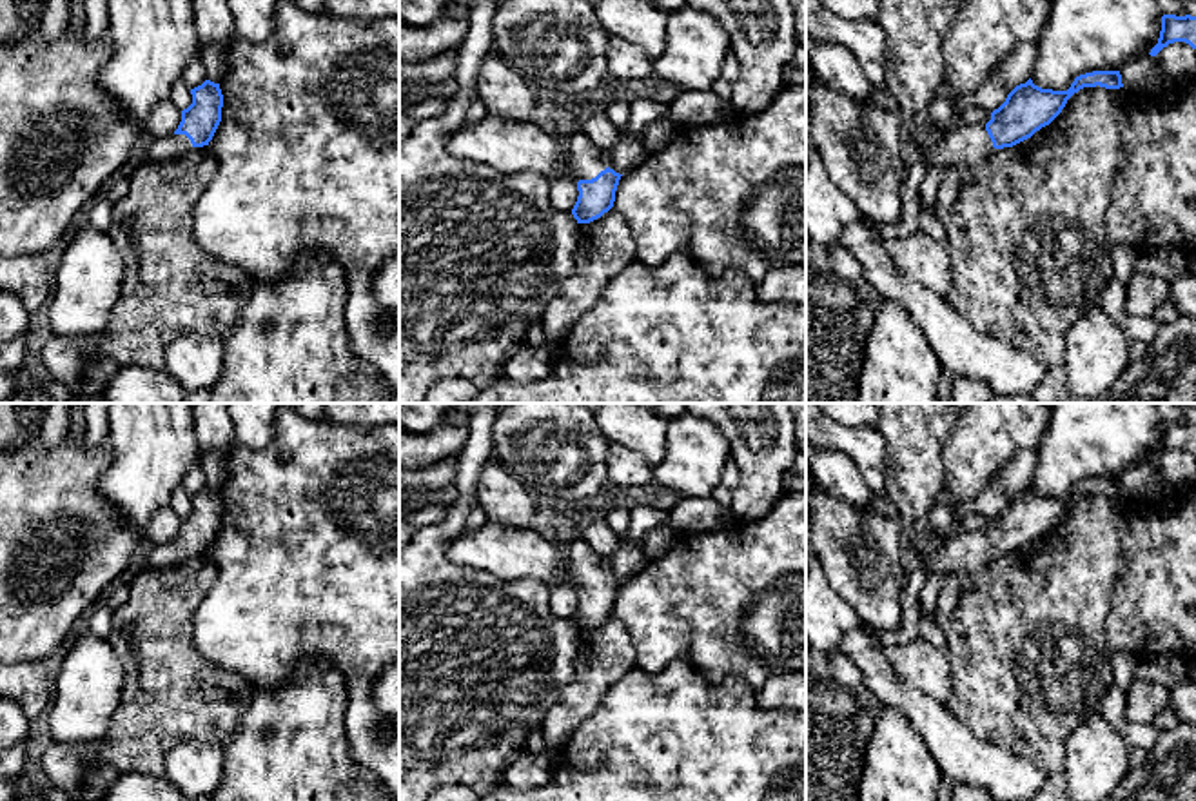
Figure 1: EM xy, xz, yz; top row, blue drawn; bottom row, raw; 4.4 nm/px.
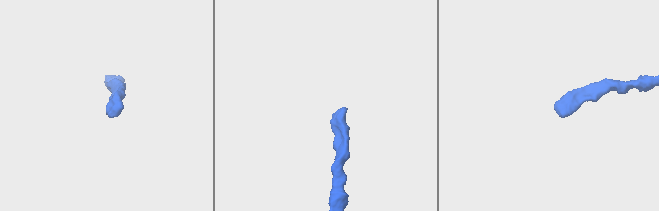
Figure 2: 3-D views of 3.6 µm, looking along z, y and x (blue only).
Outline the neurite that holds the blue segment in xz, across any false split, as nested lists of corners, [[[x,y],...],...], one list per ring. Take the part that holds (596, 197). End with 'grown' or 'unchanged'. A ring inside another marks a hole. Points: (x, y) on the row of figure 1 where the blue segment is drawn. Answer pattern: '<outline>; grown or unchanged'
[[[579,129],[564,142],[563,174],[577,180],[577,202],[572,209],[577,223],[590,223],[613,207],[615,191],[623,174],[599,160],[590,136]]]; grown

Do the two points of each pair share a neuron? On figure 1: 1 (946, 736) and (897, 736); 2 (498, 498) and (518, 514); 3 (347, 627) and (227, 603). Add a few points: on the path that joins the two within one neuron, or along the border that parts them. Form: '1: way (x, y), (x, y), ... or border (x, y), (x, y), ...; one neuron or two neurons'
1: border (892, 707), (922, 738), (942, 772); two neurons
2: way (503, 500), (512, 509); one neuron
3: way (318, 603), (256, 603); one neuron

